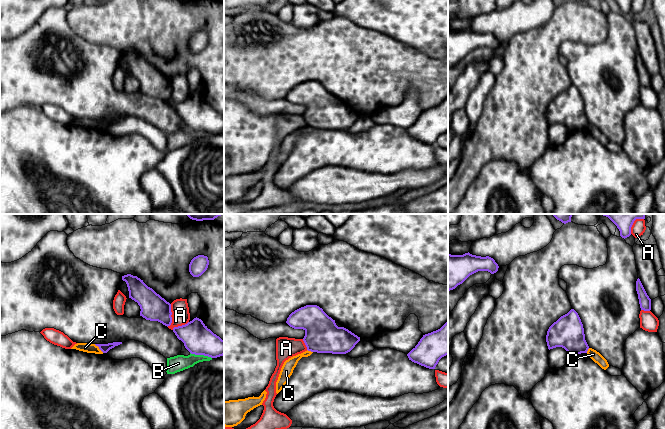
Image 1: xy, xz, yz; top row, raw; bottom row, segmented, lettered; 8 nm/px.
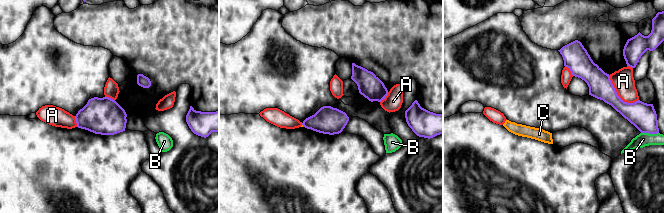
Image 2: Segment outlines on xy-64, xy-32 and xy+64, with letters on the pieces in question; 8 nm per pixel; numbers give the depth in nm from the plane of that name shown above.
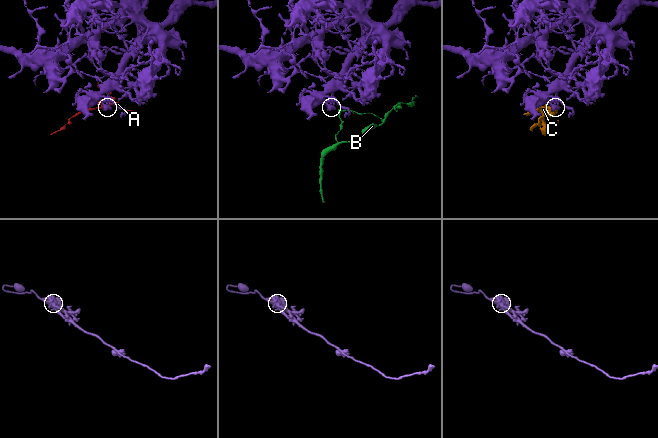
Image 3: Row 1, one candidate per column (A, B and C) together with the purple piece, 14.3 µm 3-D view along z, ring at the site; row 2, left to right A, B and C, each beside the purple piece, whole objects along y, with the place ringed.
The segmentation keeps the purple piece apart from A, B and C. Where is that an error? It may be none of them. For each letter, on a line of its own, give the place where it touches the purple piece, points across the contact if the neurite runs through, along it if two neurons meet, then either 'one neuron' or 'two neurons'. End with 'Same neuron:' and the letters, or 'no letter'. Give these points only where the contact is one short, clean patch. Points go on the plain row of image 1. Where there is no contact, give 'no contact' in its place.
A: contact xy (170, 92); two neurons
B: contact xy (201, 130); border xy (190, 128), (196, 131), (207, 131), (211, 134); two neurons
C: contact xy (99, 124); border xy (94, 120), (103, 128); two neurons
Same neuron: no letter

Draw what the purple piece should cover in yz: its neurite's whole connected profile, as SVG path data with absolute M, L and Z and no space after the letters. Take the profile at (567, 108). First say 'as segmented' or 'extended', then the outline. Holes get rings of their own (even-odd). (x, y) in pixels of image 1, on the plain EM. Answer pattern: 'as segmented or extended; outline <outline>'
as segmented; outline M574 85L561 92L549 103L546 118L549 126L562 123L570 132L587 129L589 125L585 116L583 100Z

